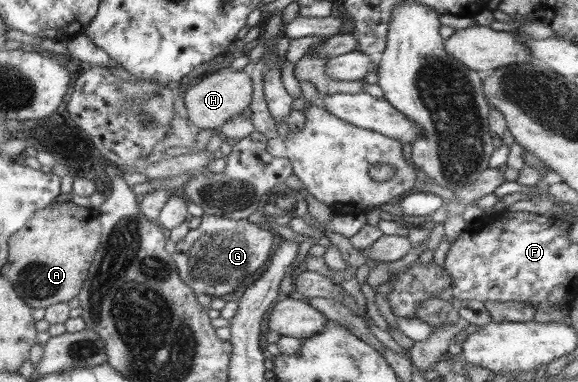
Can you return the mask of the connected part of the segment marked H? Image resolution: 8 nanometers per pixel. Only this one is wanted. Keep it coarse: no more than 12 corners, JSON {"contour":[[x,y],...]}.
{"contour":[[226,65],[188,86],[199,129],[217,130],[250,106],[249,70]]}

